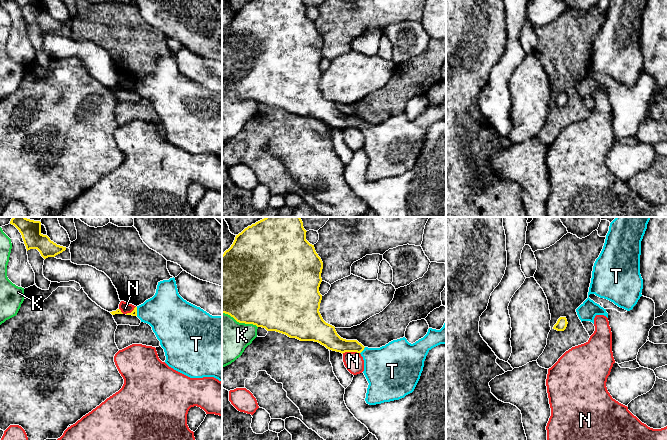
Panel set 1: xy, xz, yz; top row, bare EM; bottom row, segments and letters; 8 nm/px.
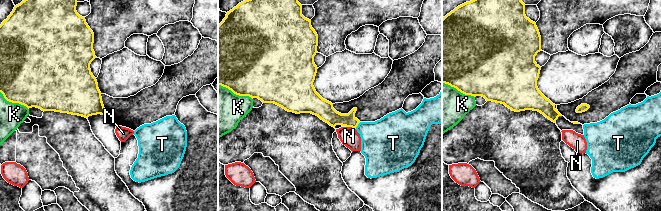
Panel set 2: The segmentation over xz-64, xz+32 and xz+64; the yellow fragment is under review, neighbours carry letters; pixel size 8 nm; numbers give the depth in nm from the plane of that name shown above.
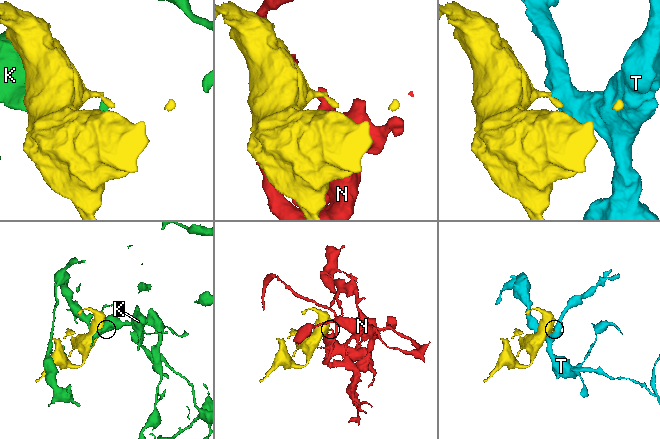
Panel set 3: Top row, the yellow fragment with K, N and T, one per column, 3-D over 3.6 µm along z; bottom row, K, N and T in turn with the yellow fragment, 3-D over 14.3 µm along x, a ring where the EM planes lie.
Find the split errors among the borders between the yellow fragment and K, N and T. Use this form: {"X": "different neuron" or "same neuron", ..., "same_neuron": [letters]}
{"K": "different neuron", "N": "different neuron", "T": "same neuron", "same_neuron": ["T"]}

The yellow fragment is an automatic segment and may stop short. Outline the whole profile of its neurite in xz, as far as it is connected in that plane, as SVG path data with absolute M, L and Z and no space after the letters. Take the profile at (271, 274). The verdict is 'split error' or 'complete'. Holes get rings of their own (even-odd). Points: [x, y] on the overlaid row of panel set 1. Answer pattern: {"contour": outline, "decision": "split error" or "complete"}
{"contour": "M265 217L236 235L231 247L222 255L222 313L230 315L239 323L253 324L300 341L318 342L327 349L342 354L360 353L364 360L363 373L369 383L366 403L376 405L404 398L414 391L428 352L440 344L446 344L446 321L440 330L429 328L427 334L413 344L403 337L380 348L368 348L357 340L341 338L335 327L326 323L319 312L323 262L314 245L306 240L306 232L300 217Z", "decision": "split error"}

